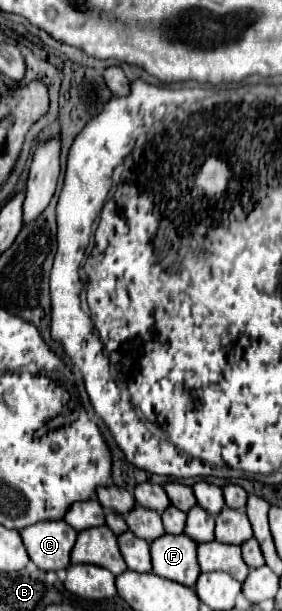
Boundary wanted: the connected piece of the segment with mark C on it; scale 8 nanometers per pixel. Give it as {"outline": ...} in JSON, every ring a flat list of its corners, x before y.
{"outline":[[50,520,20,530,30,560,40,570,64,570,70,564,70,550,76,530,64,520]]}

